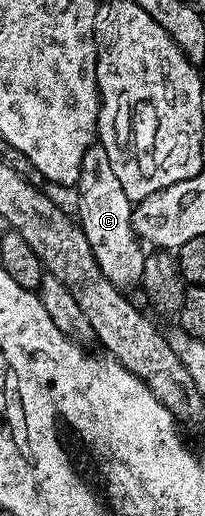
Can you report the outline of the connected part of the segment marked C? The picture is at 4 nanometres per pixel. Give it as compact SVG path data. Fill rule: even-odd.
M99 144L91 145L83 152L83 164L79 164L79 180L75 187L77 193L77 218L81 230L93 250L93 256L101 272L113 285L120 288L140 283L143 274L146 251L132 227L133 199L123 192L115 172L111 169L111 160Z

